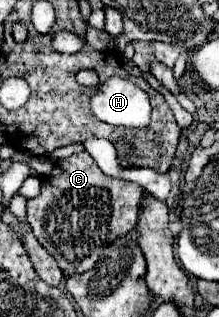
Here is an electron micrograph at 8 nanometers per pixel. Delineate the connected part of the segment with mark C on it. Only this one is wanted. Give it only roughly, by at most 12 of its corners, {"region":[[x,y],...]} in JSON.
{"region":[[83,151],[27,221],[65,275],[137,225],[143,189]]}

